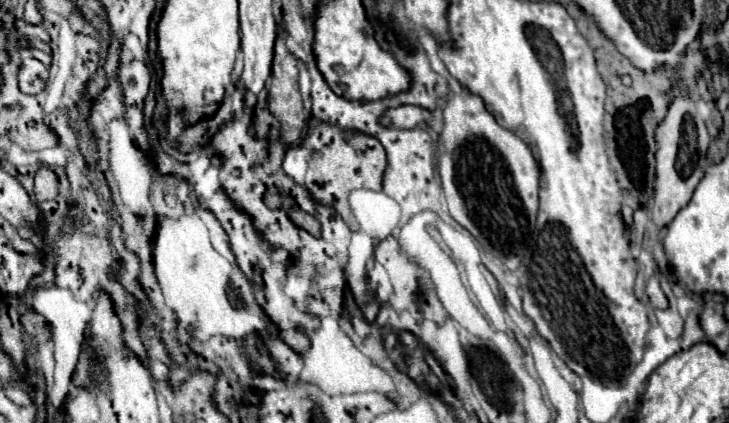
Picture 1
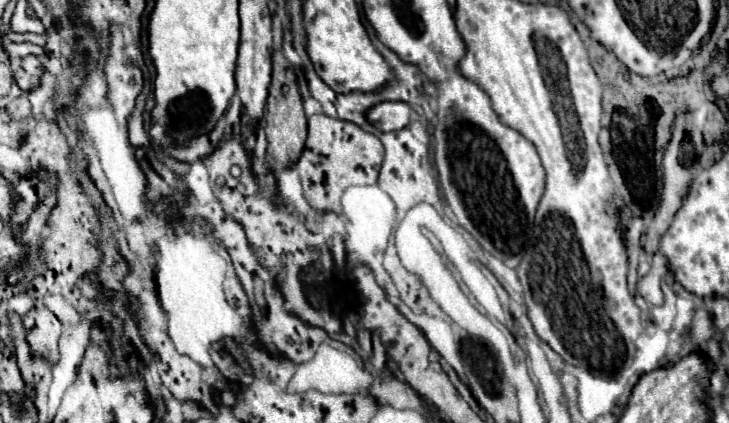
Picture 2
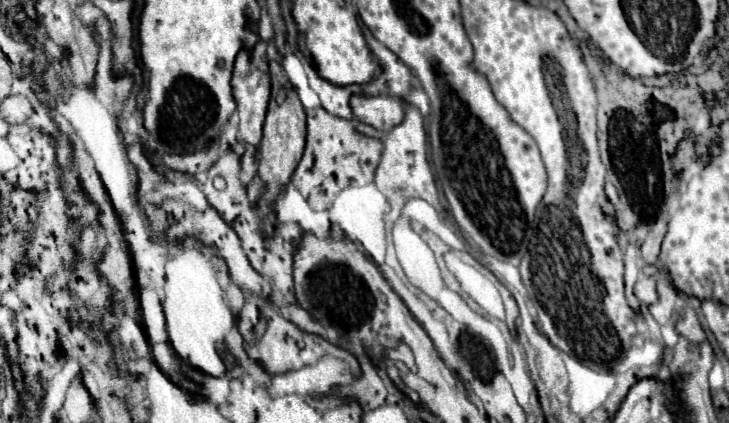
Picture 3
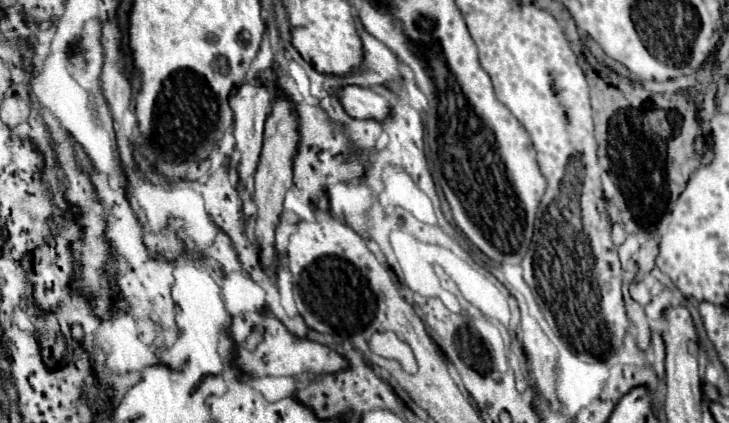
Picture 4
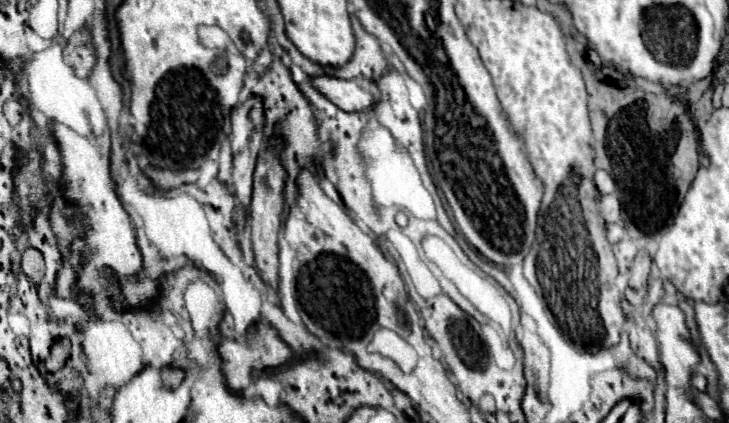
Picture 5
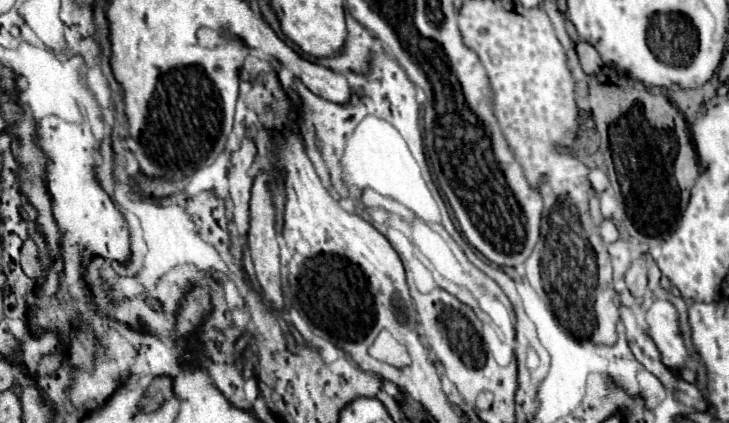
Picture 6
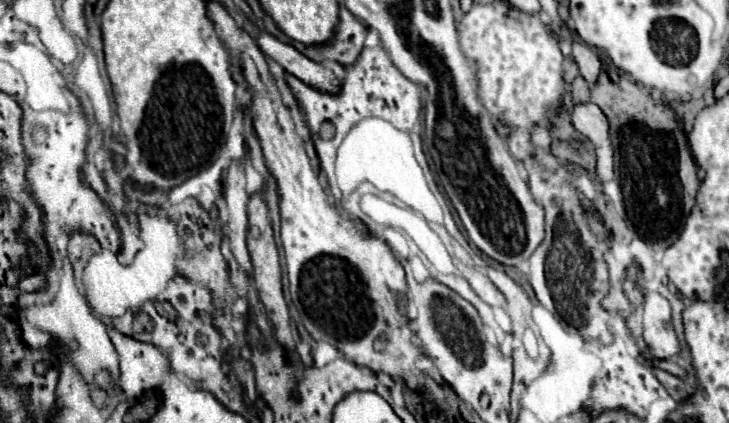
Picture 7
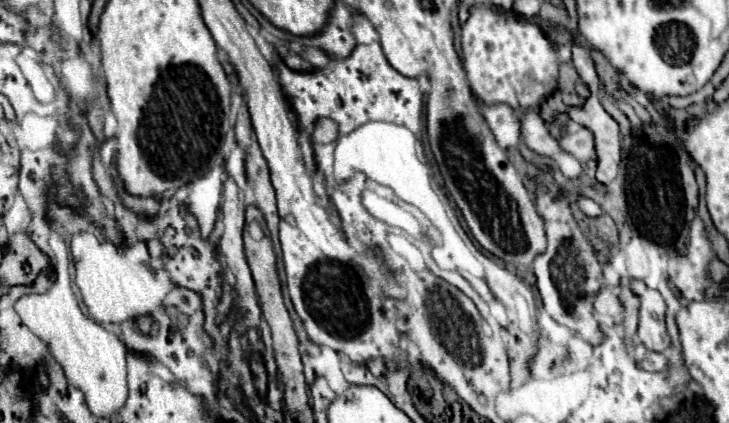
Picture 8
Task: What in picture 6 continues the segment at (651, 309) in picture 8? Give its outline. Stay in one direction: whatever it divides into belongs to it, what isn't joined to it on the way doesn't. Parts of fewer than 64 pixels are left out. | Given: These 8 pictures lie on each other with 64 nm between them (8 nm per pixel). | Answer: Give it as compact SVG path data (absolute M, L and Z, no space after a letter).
M654 298L646 312L646 322L648 322L648 336L654 340L662 364L668 366L672 372L676 372L676 368L680 368L688 358L688 352L680 336L678 314L674 306L668 300Z

